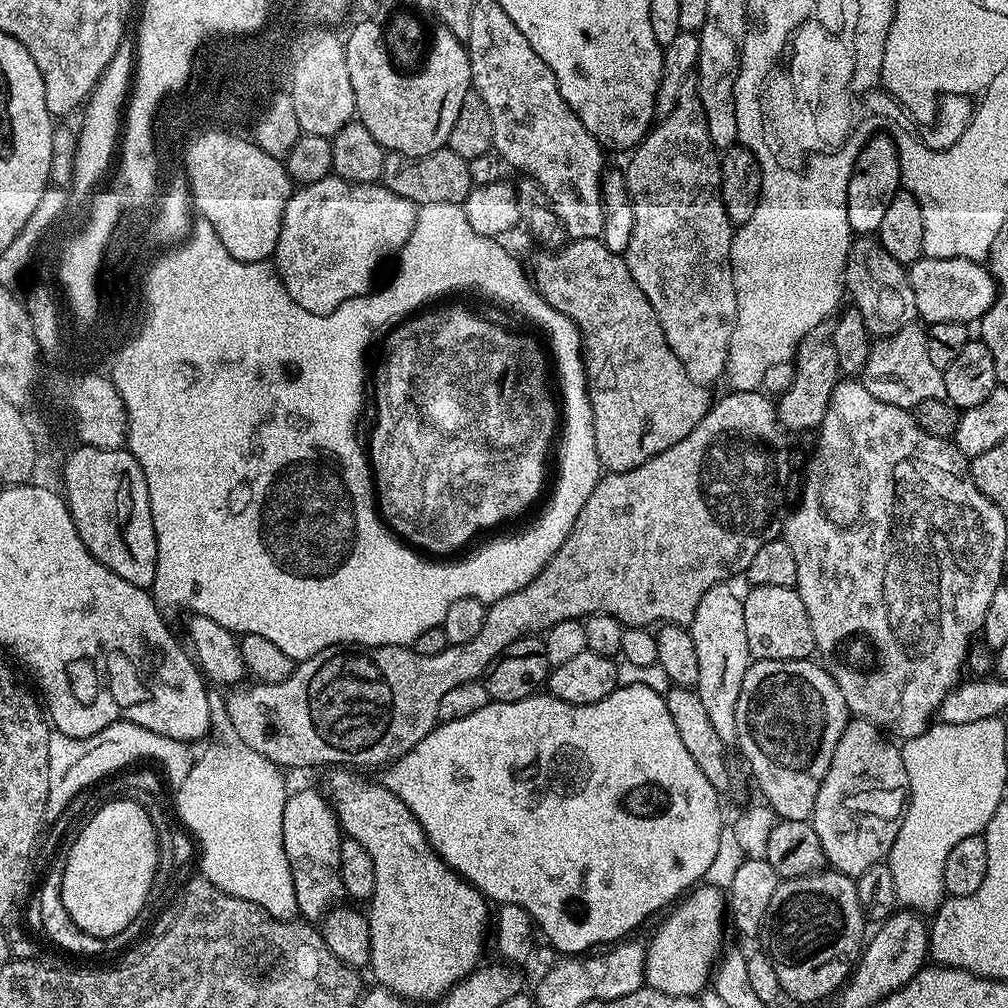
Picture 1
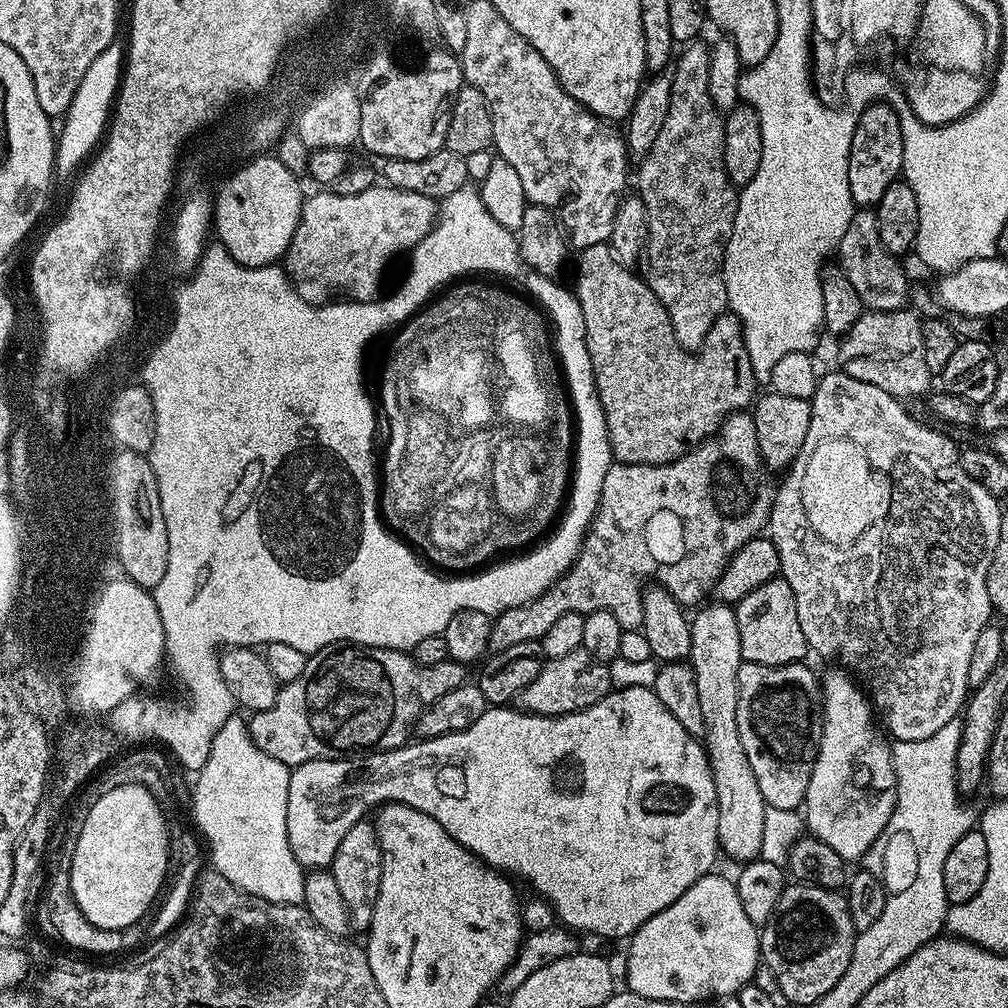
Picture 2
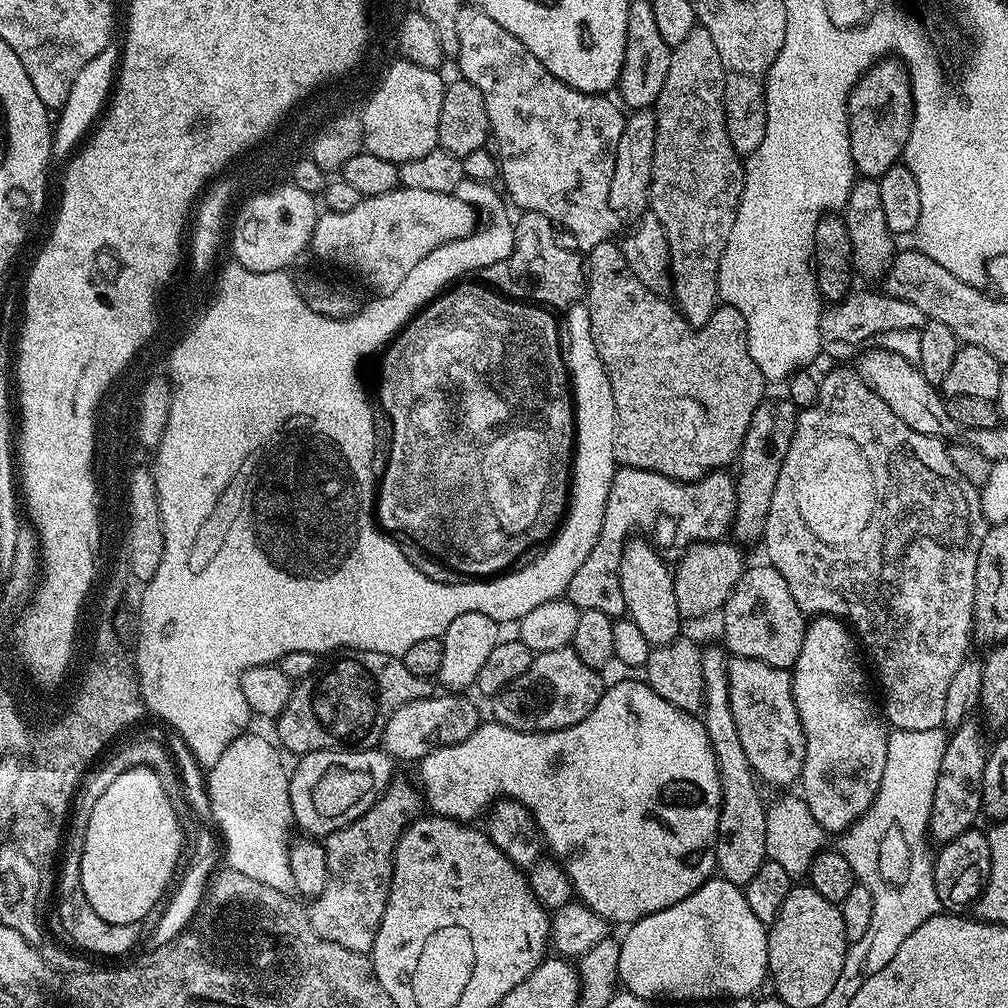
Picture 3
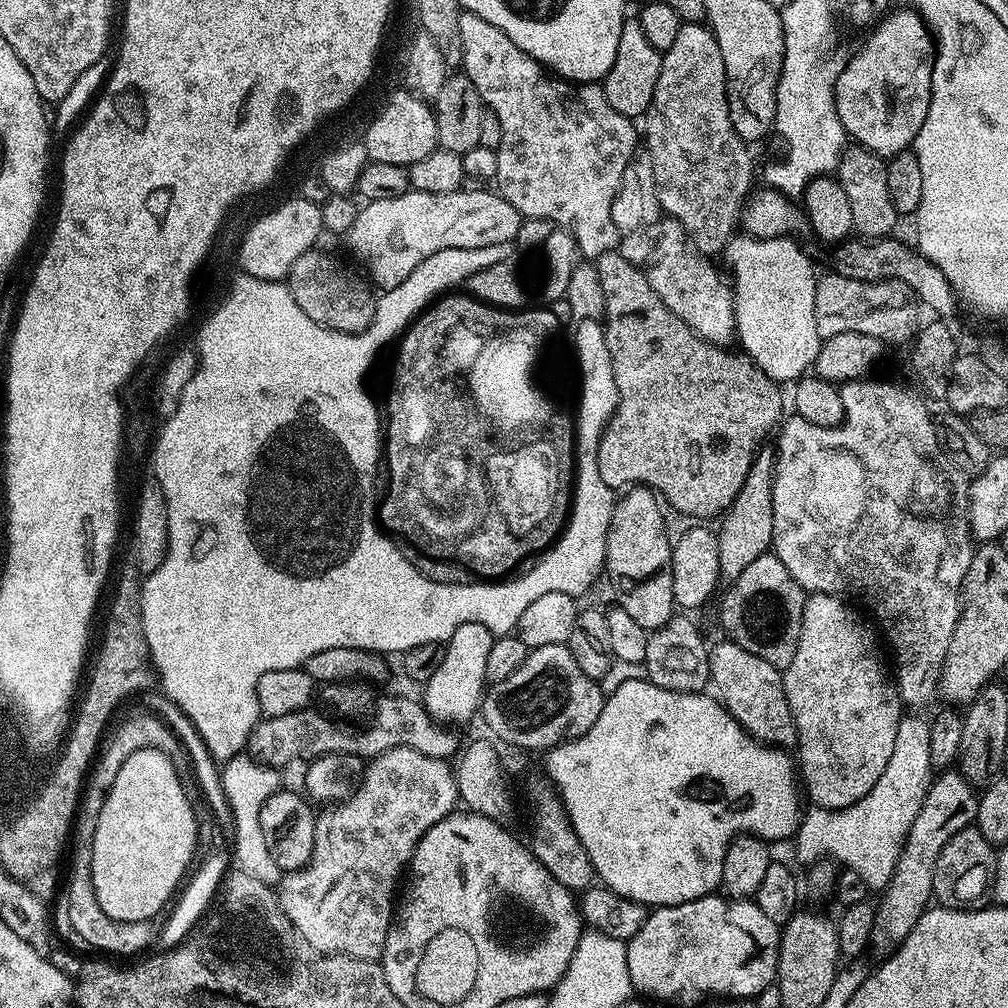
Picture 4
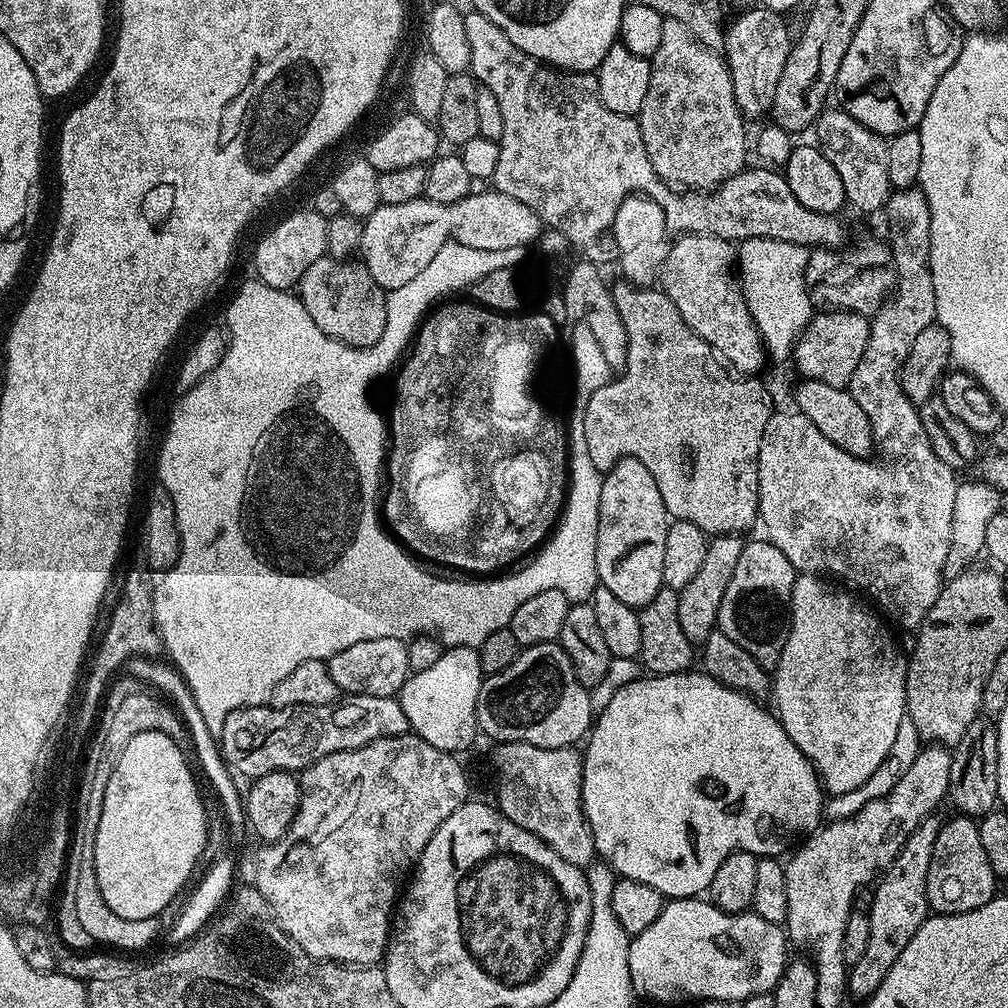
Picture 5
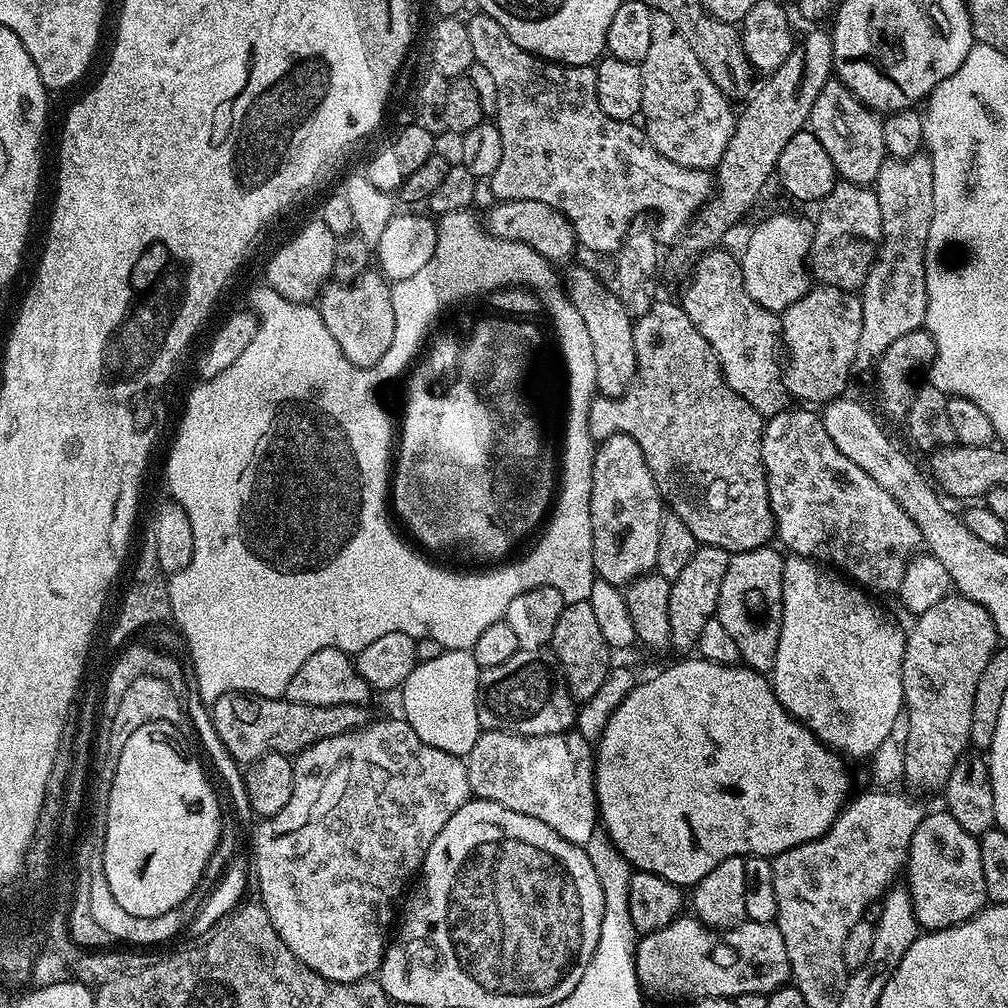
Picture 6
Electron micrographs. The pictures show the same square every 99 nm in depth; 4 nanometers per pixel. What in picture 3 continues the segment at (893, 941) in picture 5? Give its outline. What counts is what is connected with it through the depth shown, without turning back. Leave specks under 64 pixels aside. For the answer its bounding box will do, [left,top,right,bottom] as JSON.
[929,719,988,844]

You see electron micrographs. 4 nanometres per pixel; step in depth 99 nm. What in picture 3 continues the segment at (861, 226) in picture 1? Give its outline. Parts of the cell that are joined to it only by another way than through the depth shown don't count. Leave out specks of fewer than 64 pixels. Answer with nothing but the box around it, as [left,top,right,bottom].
[848,58,912,178]

